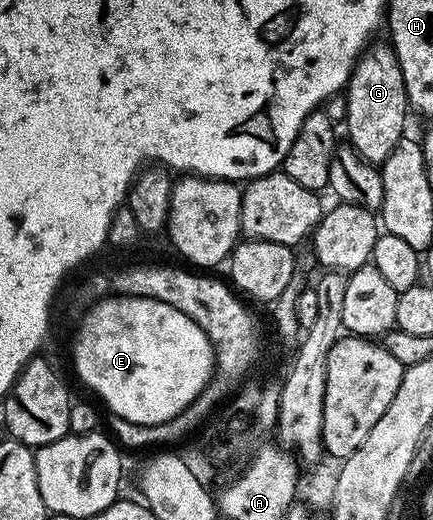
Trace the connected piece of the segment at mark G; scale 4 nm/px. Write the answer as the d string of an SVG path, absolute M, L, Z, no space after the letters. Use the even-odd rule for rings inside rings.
M377 43L368 45L360 55L345 87L347 96L345 129L349 134L348 141L358 155L365 162L379 166L404 137L409 107L400 62L388 43Z

